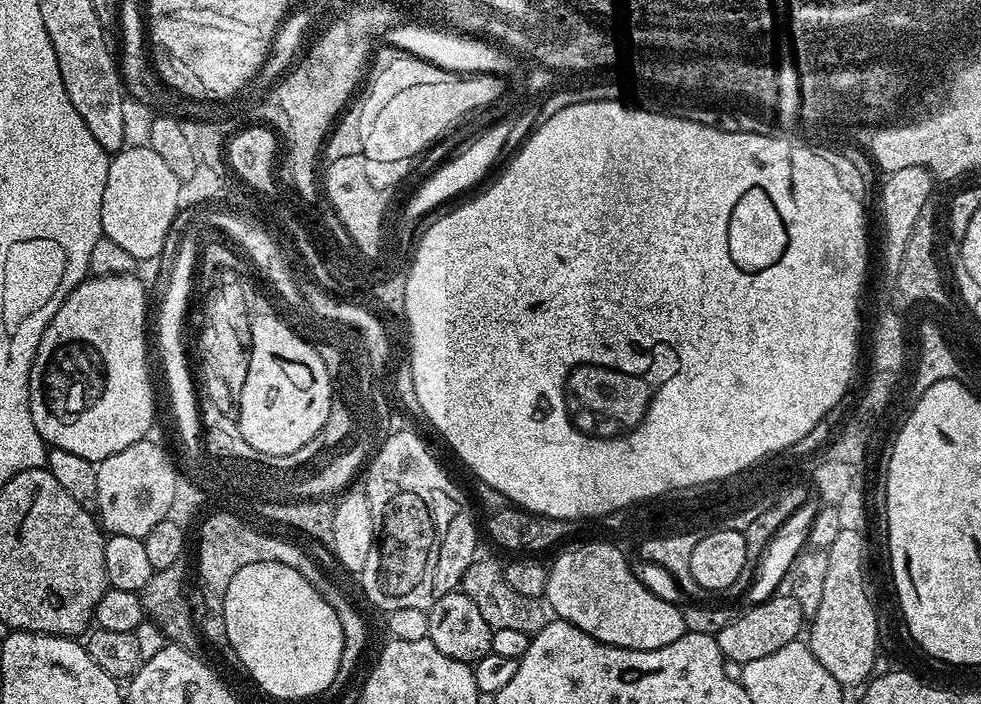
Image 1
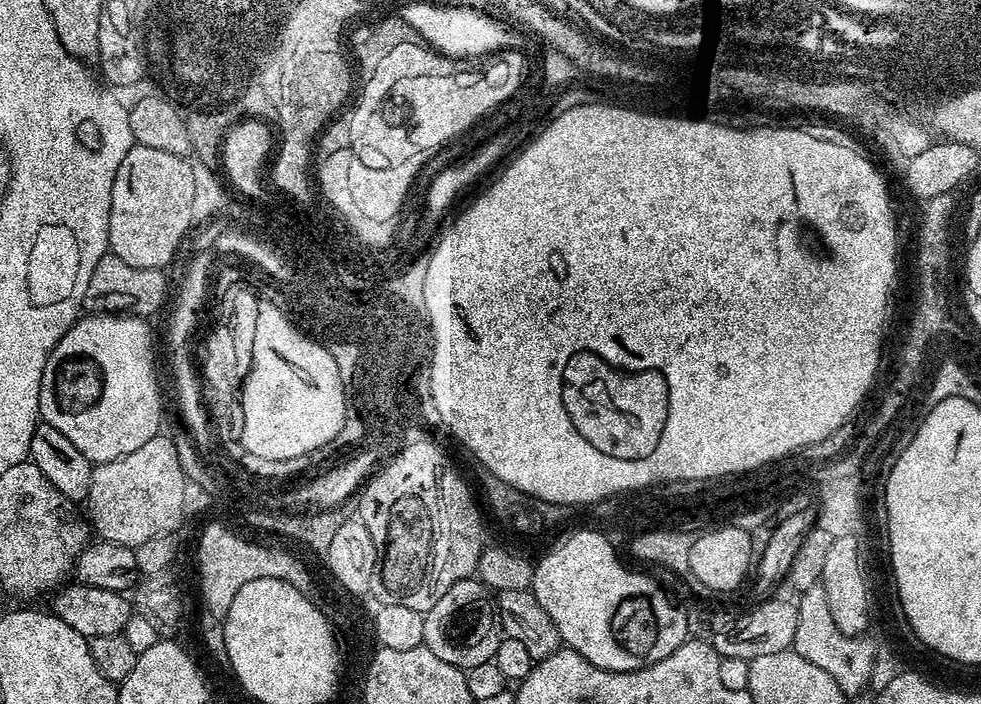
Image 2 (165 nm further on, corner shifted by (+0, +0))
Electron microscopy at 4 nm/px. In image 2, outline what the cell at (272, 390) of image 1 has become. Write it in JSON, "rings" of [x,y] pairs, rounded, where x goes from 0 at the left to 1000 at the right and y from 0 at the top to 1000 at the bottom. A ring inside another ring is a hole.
{"rings":[[[270,435],[264,439],[263,460],[259,464],[257,524],[245,554],[247,605],[243,615],[244,626],[255,645],[275,652],[314,649],[318,641],[329,638],[346,615],[352,597],[350,545],[340,510],[335,510],[321,489],[306,482],[298,470],[296,457],[280,438]]]}

